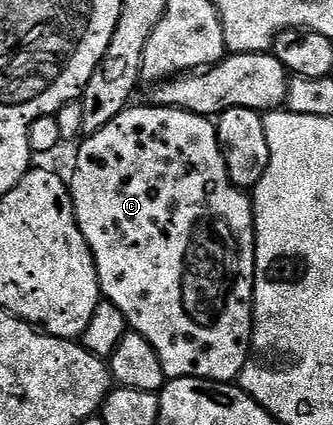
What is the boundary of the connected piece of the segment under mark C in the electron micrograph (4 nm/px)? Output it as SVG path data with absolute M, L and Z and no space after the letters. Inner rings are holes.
M144 104L130 105L119 116L115 116L115 120L111 120L111 124L107 124L99 132L88 135L84 139L85 143L77 150L77 163L73 166L73 182L68 183L69 193L73 196L73 215L77 217L79 228L83 232L83 236L87 240L87 244L93 253L95 260L95 268L99 276L99 284L101 285L101 293L104 301L115 304L115 308L119 308L119 312L123 312L123 316L127 320L129 330L132 333L143 336L147 340L147 344L151 344L151 348L155 348L155 352L159 356L159 360L163 364L163 372L166 379L174 378L207 378L215 382L232 383L234 380L240 379L241 369L245 367L246 362L251 358L251 343L253 340L253 281L255 280L255 236L253 235L253 204L250 195L246 191L240 190L238 186L233 185L233 181L227 176L227 164L223 164L223 152L219 148L219 140L217 139L217 127L206 115L192 114L186 110L172 110L171 108L163 108L162 106L146 106Z

